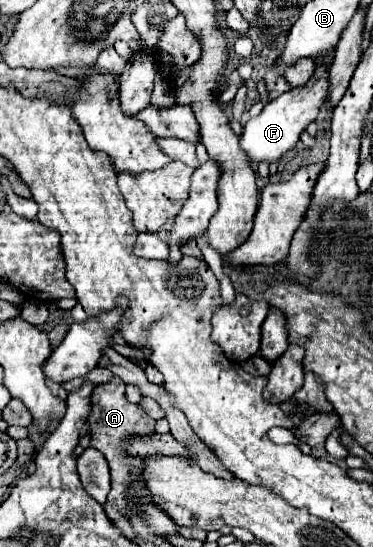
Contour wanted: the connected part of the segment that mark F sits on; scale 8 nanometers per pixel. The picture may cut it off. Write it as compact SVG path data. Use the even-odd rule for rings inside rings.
M323 56L321 62L317 62L317 74L313 74L313 78L309 78L305 86L291 88L279 98L267 102L263 112L245 124L243 134L241 134L241 148L247 152L249 160L251 162L261 162L261 160L275 162L281 156L285 156L299 142L299 134L313 120L317 120L327 94L329 94L329 72L325 68L325 56Z

